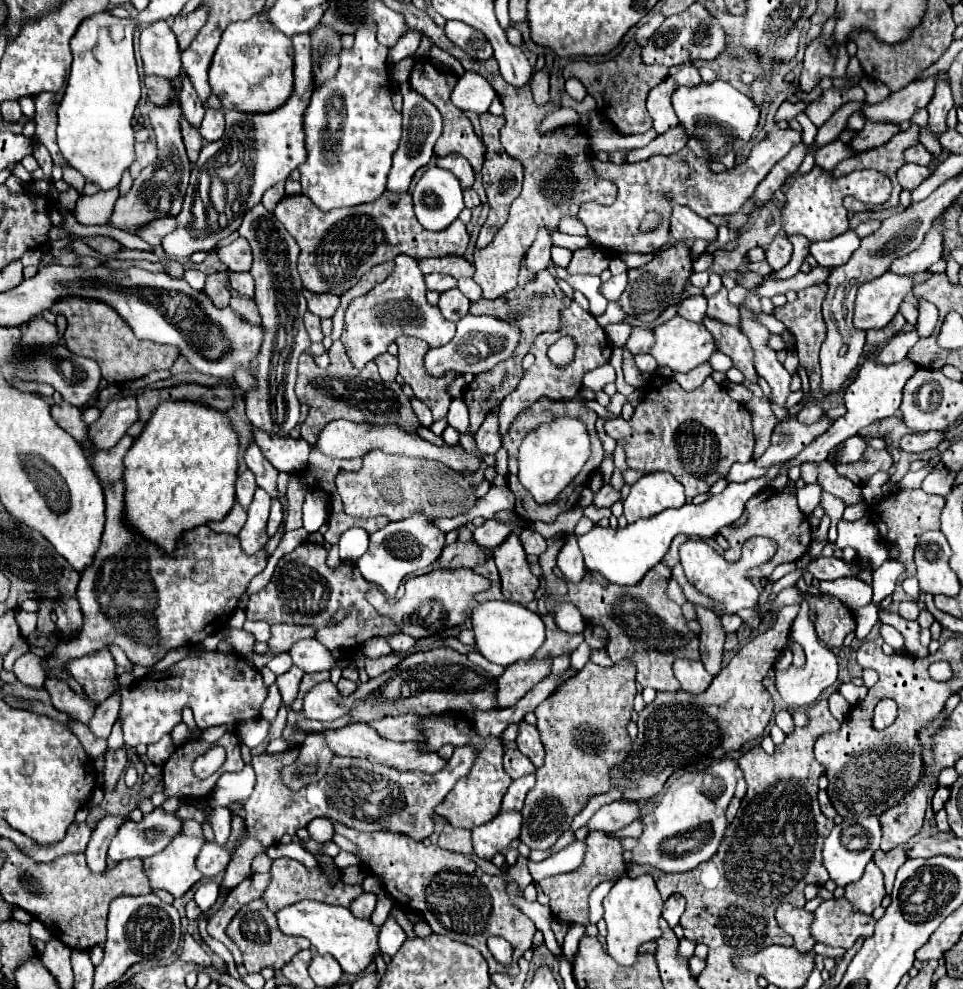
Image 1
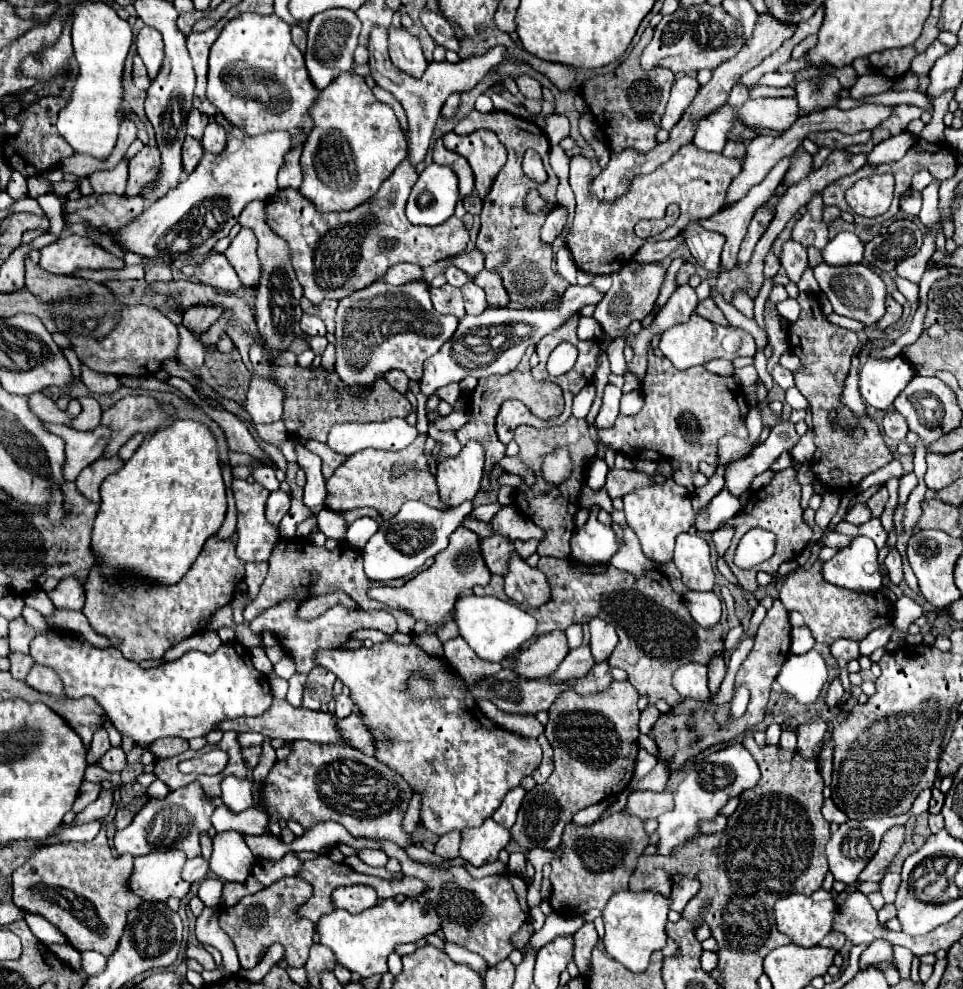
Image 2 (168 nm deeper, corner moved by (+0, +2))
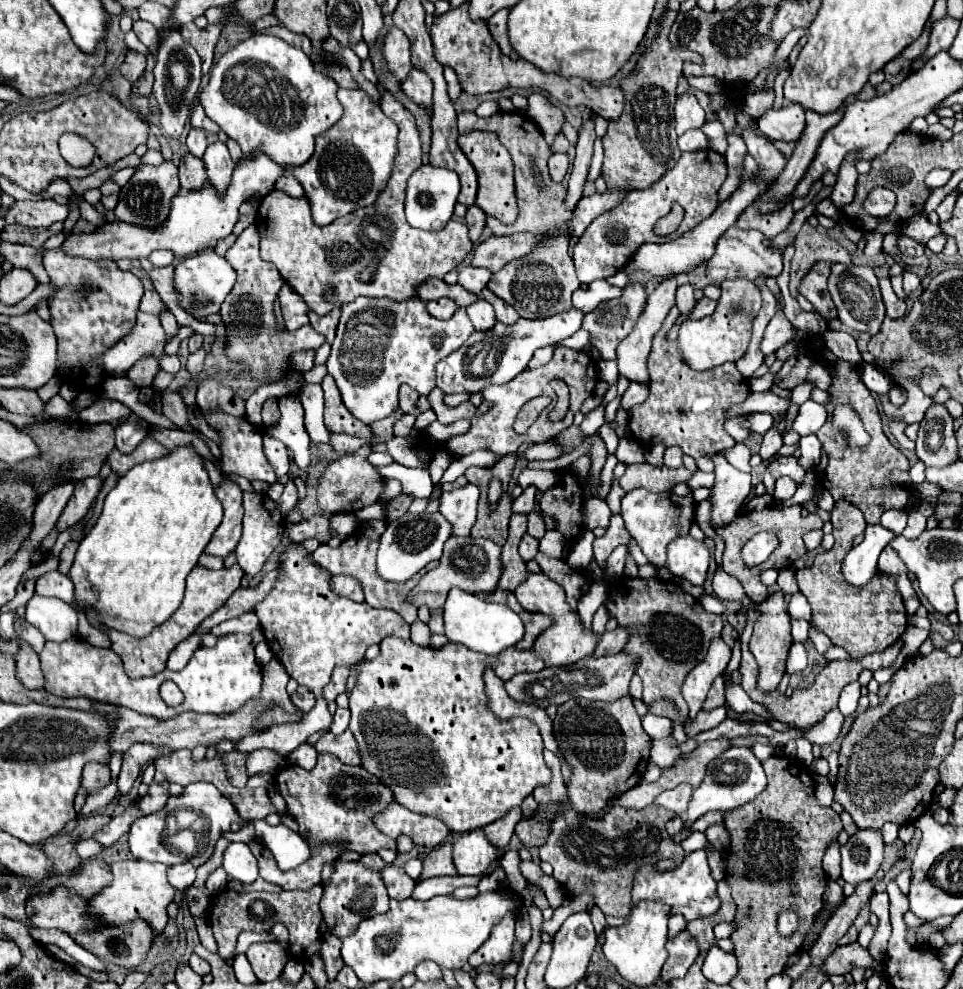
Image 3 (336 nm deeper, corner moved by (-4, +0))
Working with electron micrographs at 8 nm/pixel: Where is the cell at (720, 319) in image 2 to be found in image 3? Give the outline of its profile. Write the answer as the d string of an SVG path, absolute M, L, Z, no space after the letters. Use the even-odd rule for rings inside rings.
M701 298L699 302L697 302L697 306L695 306L695 310L691 312L691 318L695 318L695 320L699 320L699 318L703 318L703 316L709 316L713 310L715 310L715 300L709 300L709 298Z

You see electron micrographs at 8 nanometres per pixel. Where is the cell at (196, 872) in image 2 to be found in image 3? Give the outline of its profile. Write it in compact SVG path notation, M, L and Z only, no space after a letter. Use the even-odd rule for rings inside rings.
M191 862L169 868L169 882L181 892L187 890L195 882L195 878L197 878L197 868Z

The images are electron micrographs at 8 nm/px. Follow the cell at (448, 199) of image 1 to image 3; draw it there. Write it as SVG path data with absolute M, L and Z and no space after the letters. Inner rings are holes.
M431 164L421 166L409 178L407 184L407 198L405 198L407 222L413 228L421 228L421 230L441 230L453 218L457 194L459 194L459 178L455 172L447 168L435 168Z

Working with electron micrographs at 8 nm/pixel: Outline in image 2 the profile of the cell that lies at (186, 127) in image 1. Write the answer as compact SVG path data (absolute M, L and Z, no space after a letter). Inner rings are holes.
M187 136L183 142L183 150L181 150L181 158L183 158L183 170L189 174L201 160L203 156L203 146L199 140Z

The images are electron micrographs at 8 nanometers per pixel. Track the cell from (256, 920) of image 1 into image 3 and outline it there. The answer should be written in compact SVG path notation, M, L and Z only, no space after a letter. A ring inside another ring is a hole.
M317 884L309 890L283 890L279 894L269 892L229 892L223 890L215 896L211 912L209 912L209 924L213 928L215 940L219 944L219 956L221 958L233 958L235 956L235 944L237 936L243 930L251 932L269 932L273 924L281 922L289 930L289 952L293 958L309 960L313 954L319 952L321 946L321 934L319 934L319 900L323 896L323 886Z

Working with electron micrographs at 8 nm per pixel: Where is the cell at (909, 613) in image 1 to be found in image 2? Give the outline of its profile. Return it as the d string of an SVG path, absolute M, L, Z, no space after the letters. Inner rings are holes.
M903 596L903 598L899 598L899 600L895 602L895 618L893 618L893 626L901 628L901 630L905 632L905 636L907 636L909 624L911 624L915 618L919 618L921 614L923 614L921 606L919 606L913 598Z

